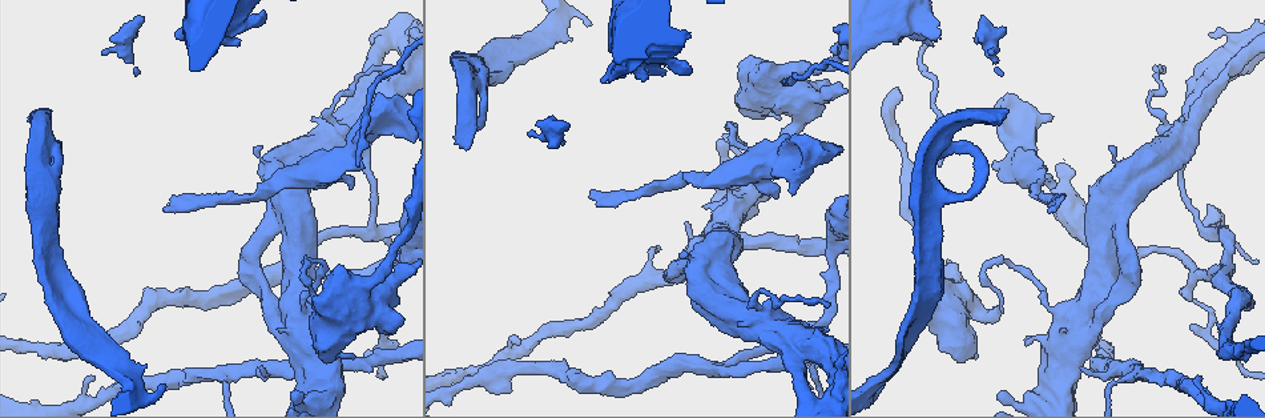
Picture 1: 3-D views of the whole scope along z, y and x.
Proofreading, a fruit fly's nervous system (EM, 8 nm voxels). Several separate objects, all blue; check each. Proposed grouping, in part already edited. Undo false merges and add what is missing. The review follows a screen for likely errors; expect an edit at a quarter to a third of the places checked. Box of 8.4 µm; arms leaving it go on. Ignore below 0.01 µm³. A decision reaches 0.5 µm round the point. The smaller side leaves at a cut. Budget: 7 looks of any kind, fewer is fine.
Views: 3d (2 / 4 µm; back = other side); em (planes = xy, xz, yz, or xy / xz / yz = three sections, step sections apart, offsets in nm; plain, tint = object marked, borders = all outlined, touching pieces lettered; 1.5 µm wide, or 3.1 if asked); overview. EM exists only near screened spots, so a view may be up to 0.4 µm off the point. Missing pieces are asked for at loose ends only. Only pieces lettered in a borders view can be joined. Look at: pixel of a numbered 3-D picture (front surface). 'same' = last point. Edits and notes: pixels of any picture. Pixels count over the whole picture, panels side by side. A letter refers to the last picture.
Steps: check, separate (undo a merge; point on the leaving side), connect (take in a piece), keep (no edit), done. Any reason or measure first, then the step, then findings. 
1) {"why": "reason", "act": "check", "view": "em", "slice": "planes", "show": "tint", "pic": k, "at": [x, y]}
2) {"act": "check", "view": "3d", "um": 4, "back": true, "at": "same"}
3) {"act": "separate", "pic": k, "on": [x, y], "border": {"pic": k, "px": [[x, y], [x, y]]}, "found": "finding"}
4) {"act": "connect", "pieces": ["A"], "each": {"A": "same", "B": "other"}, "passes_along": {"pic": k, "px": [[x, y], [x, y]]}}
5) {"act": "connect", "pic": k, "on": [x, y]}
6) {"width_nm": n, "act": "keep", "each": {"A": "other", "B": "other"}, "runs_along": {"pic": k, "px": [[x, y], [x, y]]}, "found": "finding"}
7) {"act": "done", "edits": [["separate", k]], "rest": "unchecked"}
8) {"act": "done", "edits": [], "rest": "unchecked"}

{"why": "an open end", "act": "check", "view": "3d", "um": 4, "back": true, "pic": 1, "at": [728, 234]}

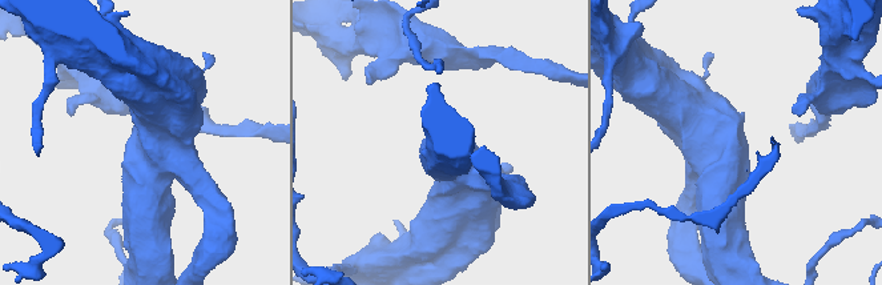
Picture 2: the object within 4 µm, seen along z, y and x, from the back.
{"act": "check", "view": "em", "slice": "planes", "show": "borders", "pic": 2, "at": [741, 117]}

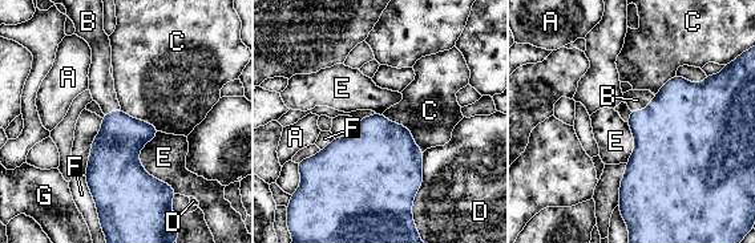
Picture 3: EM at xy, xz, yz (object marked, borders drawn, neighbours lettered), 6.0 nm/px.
{"act": "connect", "pic": 3, "on": [637, 100], "each": {"A": "other", "B": "same", "C": "other", "D": "other", "E": "other", "F": "other", "G": "other"}, "passes_along": {"pic": 3, "px": [[677, 136], [645, 109], [637, 100]]}, "found": "it goes on there"}

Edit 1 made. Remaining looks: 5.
{"act": "check", "view": "overview"}

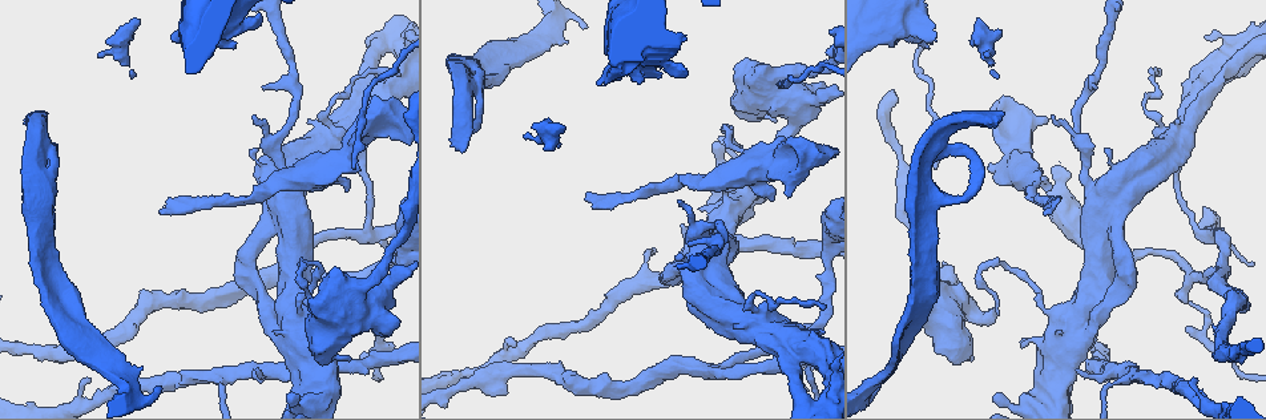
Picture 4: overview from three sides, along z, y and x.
{"why": "free end", "act": "check", "view": "em", "slice": "planes", "show": "plain", "pic": 4, "at": [1043, 213]}

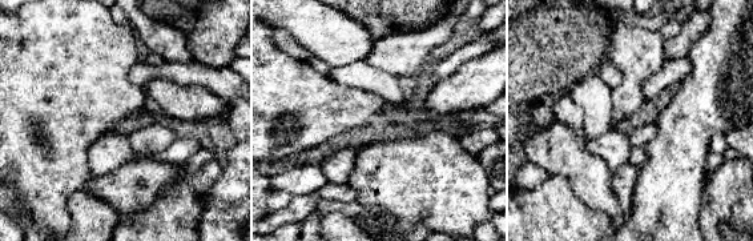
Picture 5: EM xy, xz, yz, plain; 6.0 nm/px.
{"why": "what lies round it", "act": "check", "view": "em", "slice": "planes", "show": "borders", "at": "same"}

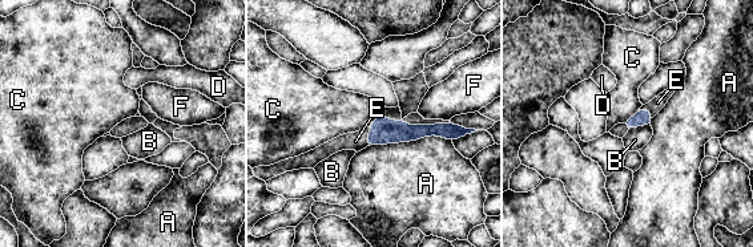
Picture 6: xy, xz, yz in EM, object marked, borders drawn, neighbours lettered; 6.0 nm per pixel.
{"width_nm": 100, "act": "connect", "pic": 6, "on": [355, 141], "each": {"A": "other", "B": "other", "C": "other", "D": "other", "E": "same", "F": "other"}, "passes_along": {"pic": 6, "px": [[383, 130], [367, 137], [355, 141]]}, "found": "it goes on there"}

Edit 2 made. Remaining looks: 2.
{"why": "see it whole again", "act": "check", "view": "overview"}

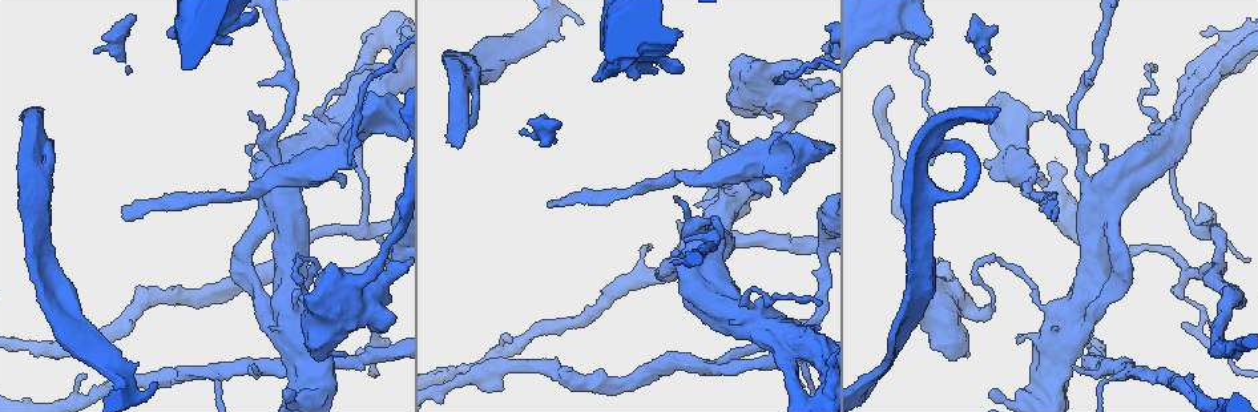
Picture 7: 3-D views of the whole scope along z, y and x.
{"why": "thin end", "act": "check", "view": "em", "slice": "planes", "show": "borders", "pic": 7, "at": [1050, 110]}

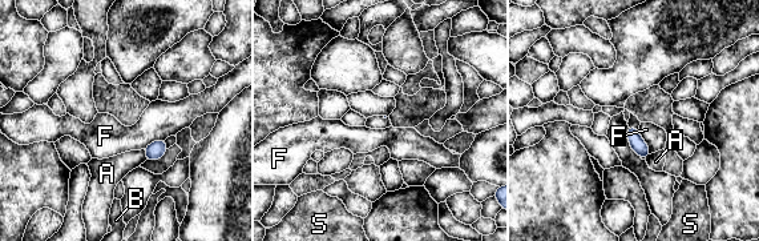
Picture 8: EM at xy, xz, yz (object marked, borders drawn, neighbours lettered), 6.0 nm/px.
{"longest_contact_nm": ["F", 170], "act": "keep", "each": {"A": "other", "B": "other", "F": "other", "S": "other"}, "border": {"pic": 8, "px": [[637, 129], [650, 153]]}, "found": "no lettered piece goes on from it"}

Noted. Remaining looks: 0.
{"act": "done", "edits": [["connect", 3], ["connect", 6]], "rest": "unchecked"}

